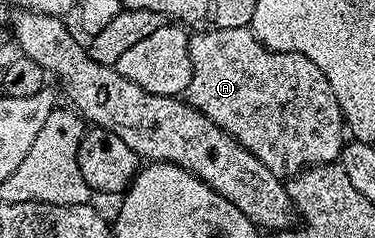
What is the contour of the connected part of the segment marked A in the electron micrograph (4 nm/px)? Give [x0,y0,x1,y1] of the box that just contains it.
[185,27,344,175]

